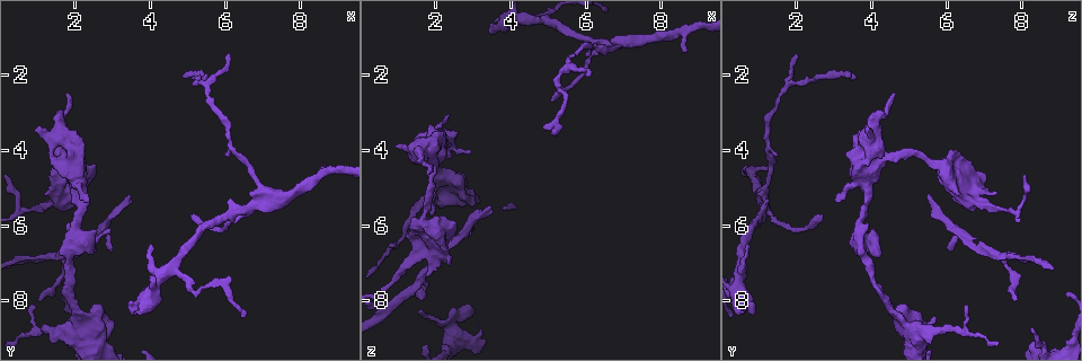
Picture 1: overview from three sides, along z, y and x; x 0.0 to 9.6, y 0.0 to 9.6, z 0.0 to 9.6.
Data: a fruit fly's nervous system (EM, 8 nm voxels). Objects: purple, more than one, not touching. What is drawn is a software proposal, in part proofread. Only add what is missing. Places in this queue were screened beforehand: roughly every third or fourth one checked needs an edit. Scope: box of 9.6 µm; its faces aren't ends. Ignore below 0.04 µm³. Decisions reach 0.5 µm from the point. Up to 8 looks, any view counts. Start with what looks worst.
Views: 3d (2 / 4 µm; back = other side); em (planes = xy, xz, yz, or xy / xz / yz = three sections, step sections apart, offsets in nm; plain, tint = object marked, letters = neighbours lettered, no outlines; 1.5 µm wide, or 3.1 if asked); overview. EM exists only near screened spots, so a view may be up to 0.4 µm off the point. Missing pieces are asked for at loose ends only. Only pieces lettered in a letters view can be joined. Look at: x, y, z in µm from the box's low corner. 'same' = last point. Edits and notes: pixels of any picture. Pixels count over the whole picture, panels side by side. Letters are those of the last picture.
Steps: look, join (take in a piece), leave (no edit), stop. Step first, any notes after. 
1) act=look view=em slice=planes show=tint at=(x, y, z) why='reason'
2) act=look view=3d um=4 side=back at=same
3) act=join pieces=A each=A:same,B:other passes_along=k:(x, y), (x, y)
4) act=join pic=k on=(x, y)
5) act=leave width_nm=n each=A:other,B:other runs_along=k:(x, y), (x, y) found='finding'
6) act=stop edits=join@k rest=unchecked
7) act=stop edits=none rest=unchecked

act=look view=3d um=2 at=(1.00, 8.00, 7.85)

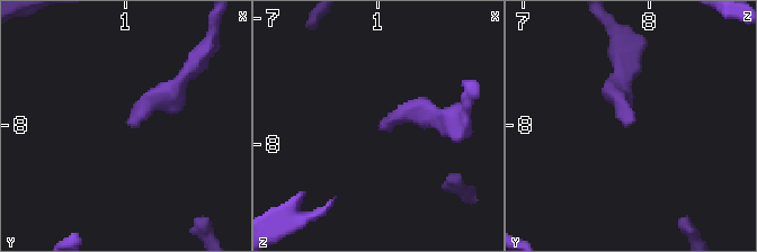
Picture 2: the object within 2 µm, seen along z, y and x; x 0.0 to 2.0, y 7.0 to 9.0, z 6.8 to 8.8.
act=look view=em slice=planes show=letters at=(1.04, 7.98, 7.86)

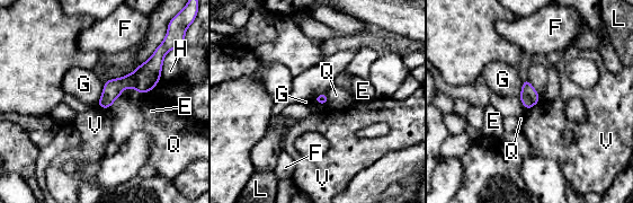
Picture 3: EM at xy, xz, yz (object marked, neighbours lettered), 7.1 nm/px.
act=leave each=E:other,F:other,G:other,H:other,L:other,Q:other,V:other found='no lettered piece goes on from it'

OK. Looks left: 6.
act=look view=3d um=2 at=(0.95, 3.35, 3.90)

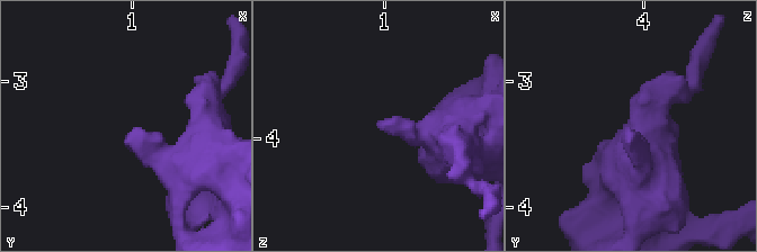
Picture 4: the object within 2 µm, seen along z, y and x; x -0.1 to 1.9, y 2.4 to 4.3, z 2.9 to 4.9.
act=look view=em slice=planes show=letters at=(0.96, 3.38, 3.86) why='now the EM'

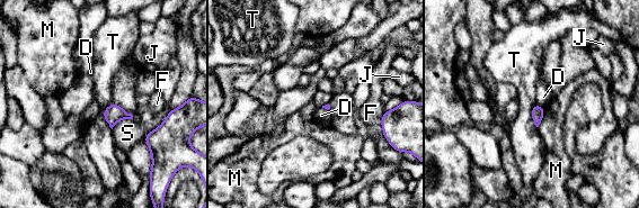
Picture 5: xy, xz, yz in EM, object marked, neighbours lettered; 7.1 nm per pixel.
act=leave each=D:other,F:other,J:other,M:other,S:other,T:other found='no lettered piece goes on from it'

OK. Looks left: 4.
act=look view=em slice=yz step=4 show=letters at=(2.90, 6.70, 6.00) why='tapers out'

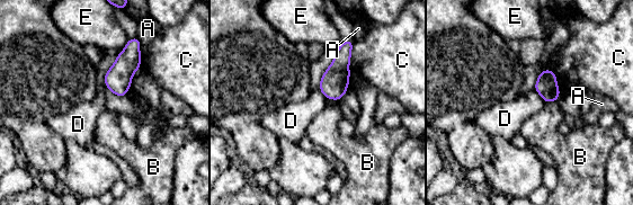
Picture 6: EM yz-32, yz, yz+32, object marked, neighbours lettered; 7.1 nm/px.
act=leave longest_contact=C:260nm each=A:other,B:other,C:other,D:other,E:other border=6:(534, 89), (545, 103) found='no lettered piece goes on from it'

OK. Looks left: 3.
act=stop edits=none rest=unchecked

